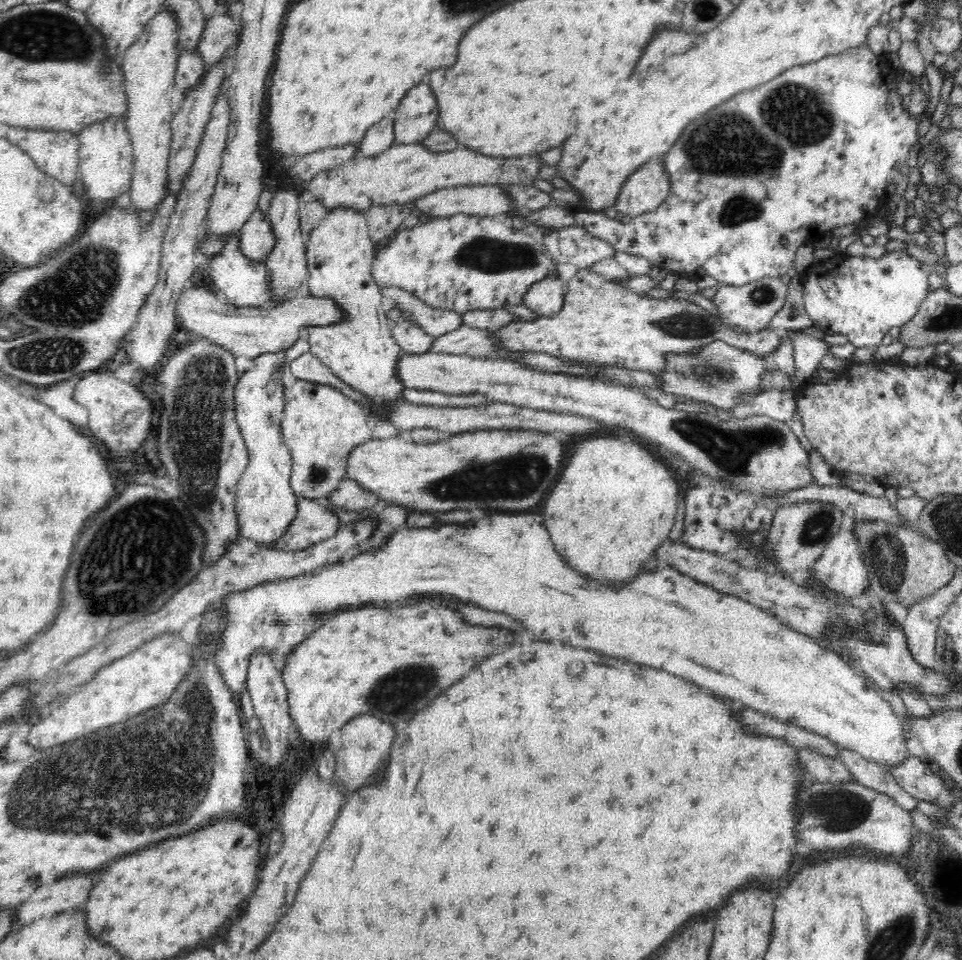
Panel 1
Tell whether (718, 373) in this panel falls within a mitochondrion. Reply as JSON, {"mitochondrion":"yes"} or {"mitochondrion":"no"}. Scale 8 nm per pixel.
{"mitochondrion":"yes"}

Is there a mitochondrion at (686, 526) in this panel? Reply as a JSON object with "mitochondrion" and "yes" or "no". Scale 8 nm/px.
{"mitochondrion":"no"}

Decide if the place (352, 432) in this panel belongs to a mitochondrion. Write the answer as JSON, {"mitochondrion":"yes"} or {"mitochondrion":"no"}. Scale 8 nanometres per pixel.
{"mitochondrion":"no"}

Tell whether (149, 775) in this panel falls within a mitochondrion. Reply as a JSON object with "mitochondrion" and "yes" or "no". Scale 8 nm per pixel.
{"mitochondrion":"yes"}

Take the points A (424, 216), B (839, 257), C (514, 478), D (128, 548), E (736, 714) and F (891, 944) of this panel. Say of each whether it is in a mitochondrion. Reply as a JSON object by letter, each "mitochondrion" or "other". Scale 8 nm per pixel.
{"A":"other","B":"other","C":"mitochondrion","D":"mitochondrion","E":"other","F":"mitochondrion"}

